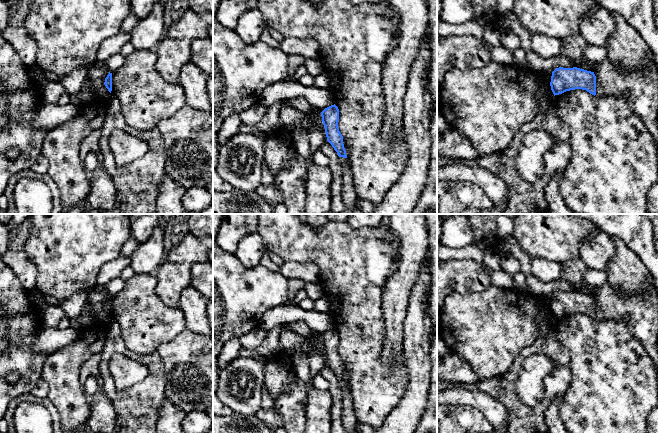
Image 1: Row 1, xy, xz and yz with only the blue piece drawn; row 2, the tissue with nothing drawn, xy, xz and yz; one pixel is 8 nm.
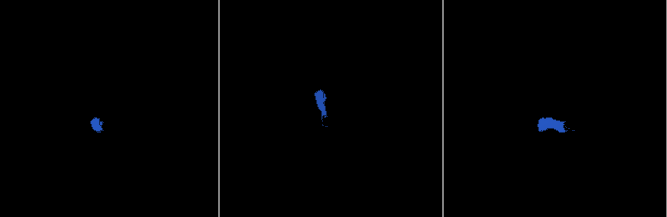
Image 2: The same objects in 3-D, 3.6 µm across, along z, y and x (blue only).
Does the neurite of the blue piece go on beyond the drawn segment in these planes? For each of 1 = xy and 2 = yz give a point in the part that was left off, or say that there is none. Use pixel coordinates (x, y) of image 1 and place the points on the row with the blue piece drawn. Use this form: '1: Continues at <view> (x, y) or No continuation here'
1: No continuation here
2: No continuation here

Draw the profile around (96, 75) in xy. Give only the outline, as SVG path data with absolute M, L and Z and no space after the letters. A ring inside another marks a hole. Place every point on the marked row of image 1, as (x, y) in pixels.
M95 64L88 67L85 86L95 90L94 98L103 98L106 101L110 101L111 93L108 91L104 84L105 78L108 74L109 71L106 67L98 67Z

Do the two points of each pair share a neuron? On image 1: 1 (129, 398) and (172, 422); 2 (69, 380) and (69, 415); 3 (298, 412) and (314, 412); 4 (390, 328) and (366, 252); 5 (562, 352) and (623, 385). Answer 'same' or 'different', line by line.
1: different
2: same
3: different
4: different
5: different

